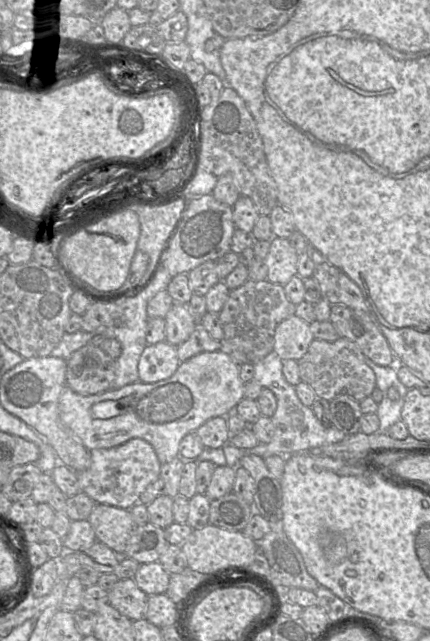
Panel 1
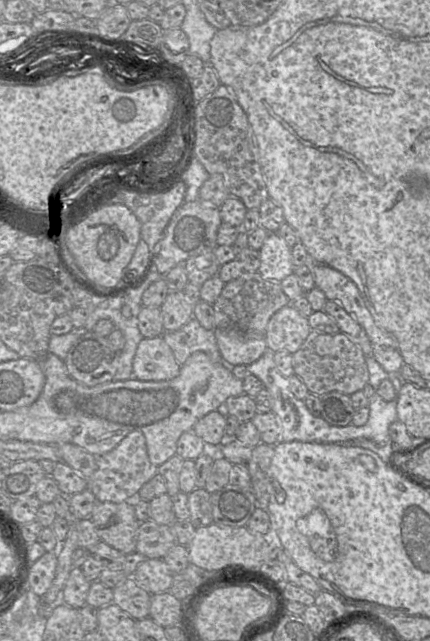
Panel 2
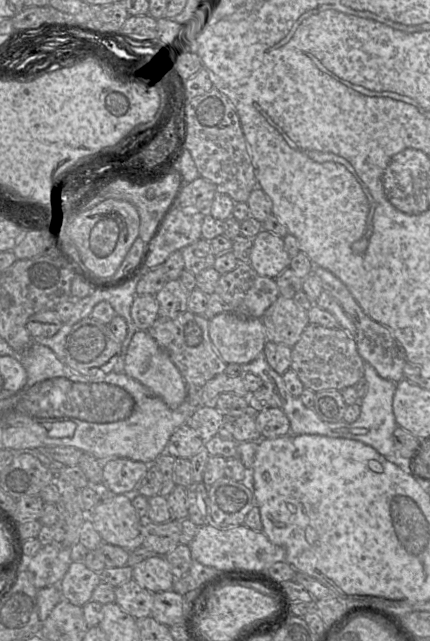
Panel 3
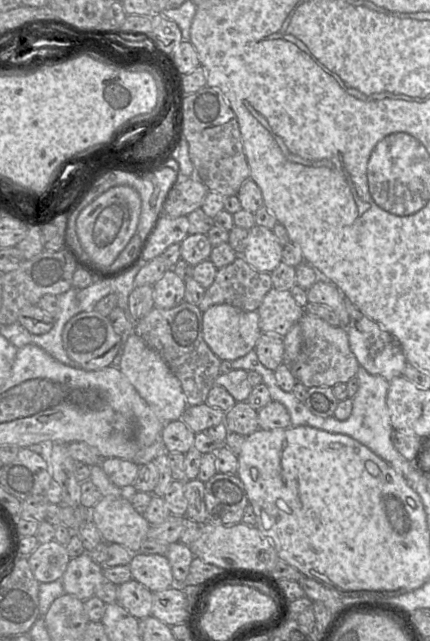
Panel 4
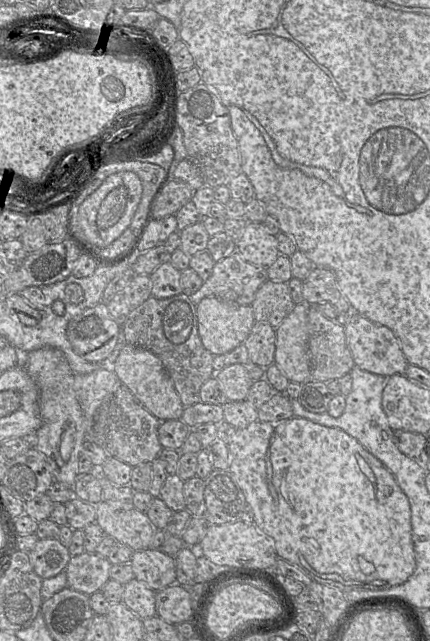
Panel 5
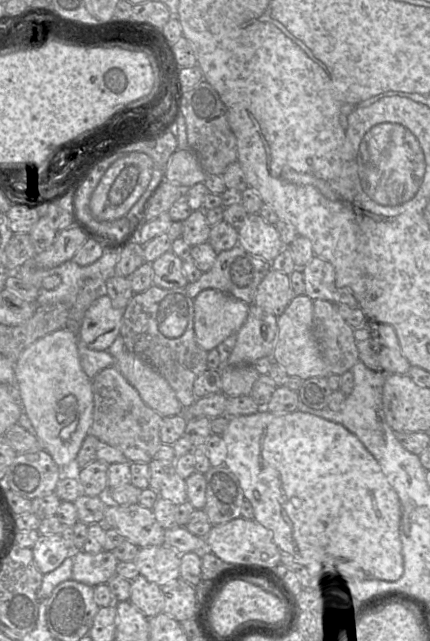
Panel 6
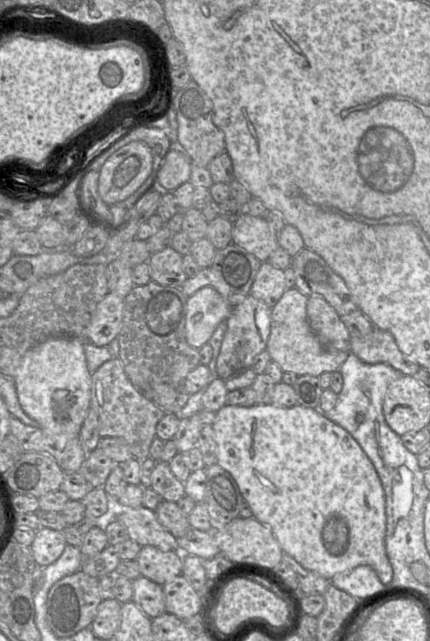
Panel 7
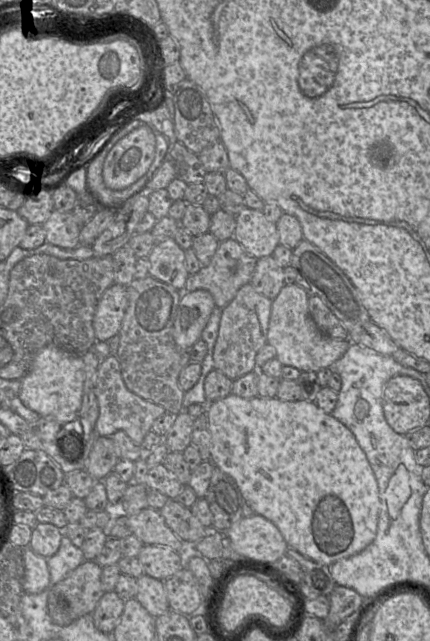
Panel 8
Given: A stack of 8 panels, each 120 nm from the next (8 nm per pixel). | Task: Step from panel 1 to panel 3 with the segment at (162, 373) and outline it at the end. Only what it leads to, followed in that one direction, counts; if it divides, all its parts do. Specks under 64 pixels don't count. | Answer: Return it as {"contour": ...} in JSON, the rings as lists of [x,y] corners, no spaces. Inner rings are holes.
{"contour":[[[138,330],[133,335],[125,357],[124,373],[160,397],[170,408],[180,406],[187,396],[187,385],[178,368],[146,330]]]}

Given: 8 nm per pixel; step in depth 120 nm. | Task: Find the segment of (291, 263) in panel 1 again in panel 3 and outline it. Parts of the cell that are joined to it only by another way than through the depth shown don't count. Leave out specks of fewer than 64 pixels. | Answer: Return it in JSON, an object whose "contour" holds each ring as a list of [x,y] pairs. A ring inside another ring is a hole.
{"contour":[[[262,230],[253,239],[250,265],[259,275],[275,279],[290,263],[282,237]]]}

